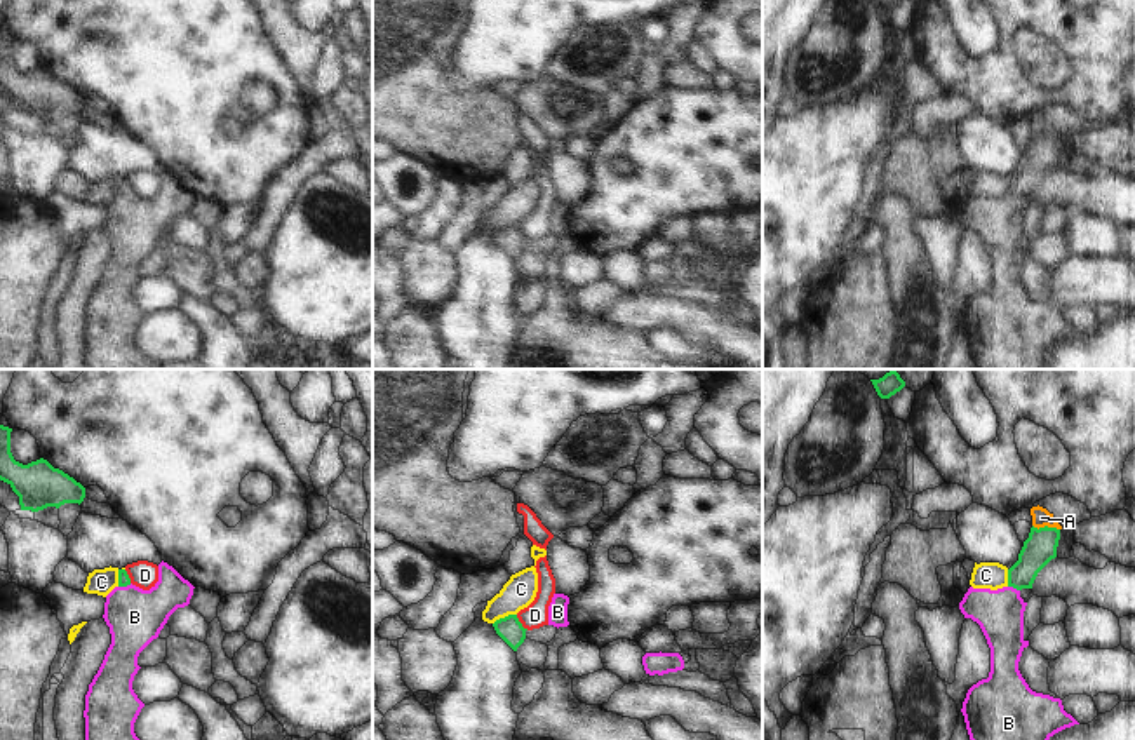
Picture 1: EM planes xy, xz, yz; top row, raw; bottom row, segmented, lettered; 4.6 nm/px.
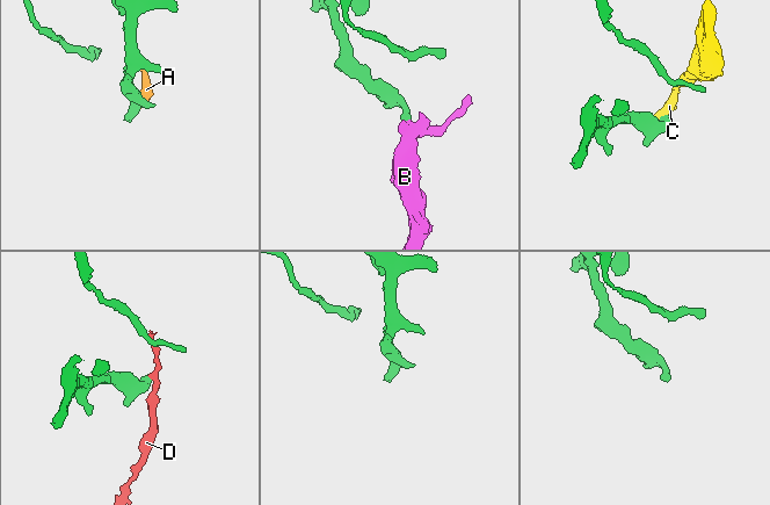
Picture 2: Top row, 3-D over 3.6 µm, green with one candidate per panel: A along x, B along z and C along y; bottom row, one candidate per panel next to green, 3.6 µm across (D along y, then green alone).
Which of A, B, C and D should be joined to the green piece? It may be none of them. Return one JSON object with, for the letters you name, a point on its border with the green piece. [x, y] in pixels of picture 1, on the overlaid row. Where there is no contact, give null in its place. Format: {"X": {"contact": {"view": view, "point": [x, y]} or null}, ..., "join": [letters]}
{"B": {"contact": {"view": "yz", "point": [1014, 587]}}, "join": ["B"]}

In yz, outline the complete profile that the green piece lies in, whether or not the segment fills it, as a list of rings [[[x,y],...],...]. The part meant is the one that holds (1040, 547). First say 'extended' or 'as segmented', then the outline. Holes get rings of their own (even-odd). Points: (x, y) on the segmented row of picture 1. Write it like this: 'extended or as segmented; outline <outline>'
extended; outline [[[1032,526],[1029,538],[1024,542],[1018,554],[1018,561],[1008,569],[1008,585],[997,590],[970,587],[959,602],[959,609],[964,618],[971,618],[980,625],[991,648],[989,677],[978,681],[968,690],[961,709],[970,740],[1050,740],[1055,733],[1079,724],[1064,710],[1060,698],[1032,691],[1018,670],[1022,651],[1029,646],[1029,641],[1024,639],[1024,611],[1027,602],[1020,597],[1020,590],[1032,589],[1038,573],[1057,557],[1058,540],[1060,529],[1048,526],[1038,529]]]

